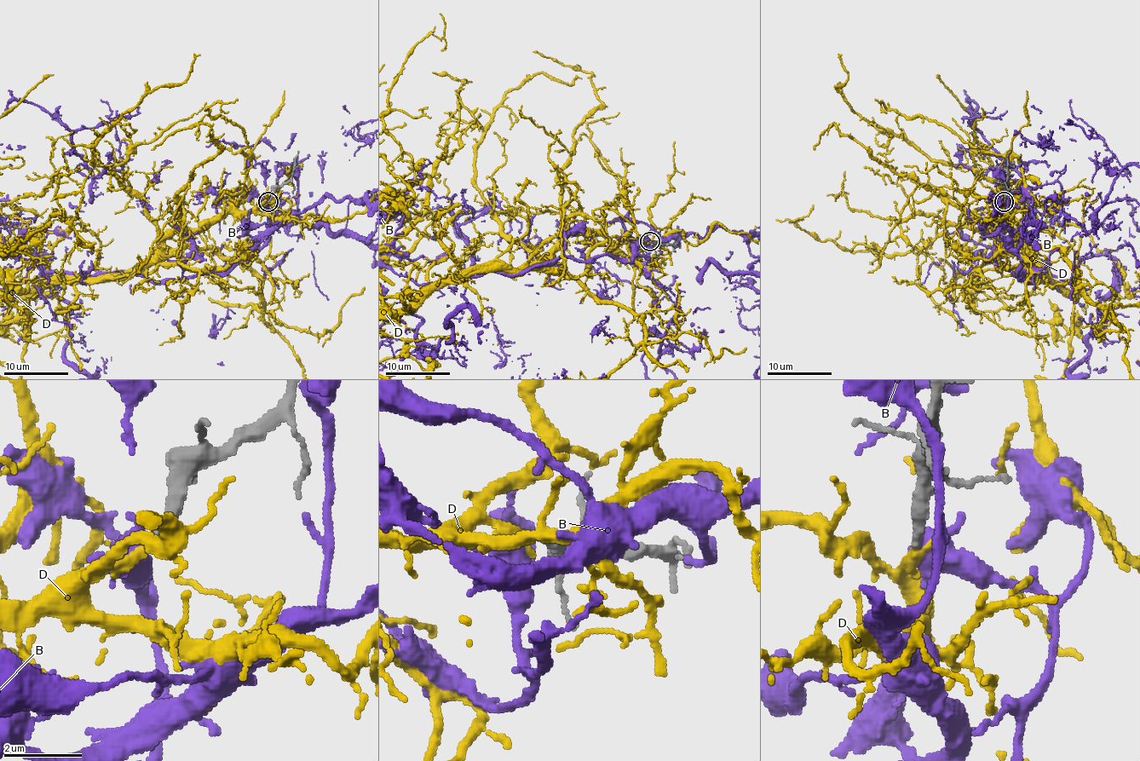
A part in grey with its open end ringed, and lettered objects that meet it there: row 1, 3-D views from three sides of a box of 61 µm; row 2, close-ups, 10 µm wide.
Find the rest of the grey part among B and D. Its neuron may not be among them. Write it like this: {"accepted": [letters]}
{"accepted": ["D"]}

